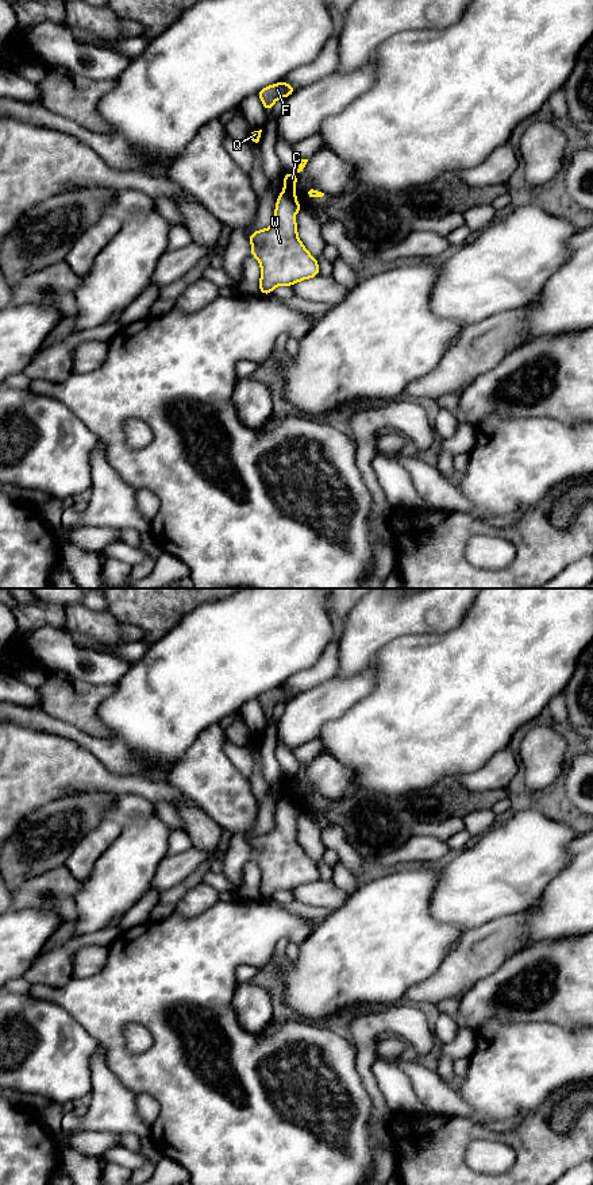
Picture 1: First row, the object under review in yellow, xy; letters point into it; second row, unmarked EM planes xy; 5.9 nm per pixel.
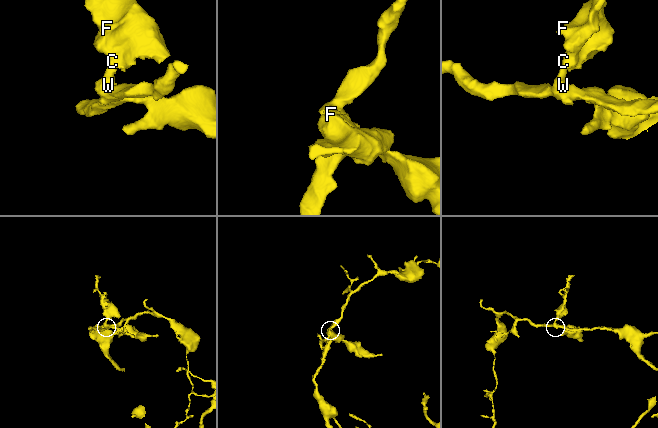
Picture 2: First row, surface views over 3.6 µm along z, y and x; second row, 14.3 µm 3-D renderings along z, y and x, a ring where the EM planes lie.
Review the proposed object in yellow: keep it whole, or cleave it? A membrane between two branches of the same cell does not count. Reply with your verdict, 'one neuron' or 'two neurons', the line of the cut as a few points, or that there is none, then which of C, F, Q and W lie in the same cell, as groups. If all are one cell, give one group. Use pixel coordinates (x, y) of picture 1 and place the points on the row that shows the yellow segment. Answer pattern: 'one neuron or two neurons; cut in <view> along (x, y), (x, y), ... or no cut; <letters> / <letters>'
two neurons; cut in xy along (285, 189), (293, 192); C F Q / W

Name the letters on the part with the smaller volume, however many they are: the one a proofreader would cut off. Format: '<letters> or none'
C, F, Q

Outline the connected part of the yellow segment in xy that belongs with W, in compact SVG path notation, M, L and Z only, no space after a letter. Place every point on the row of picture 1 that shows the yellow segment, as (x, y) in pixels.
M297 192L278 194L272 227L253 232L251 255L261 263L262 294L272 294L276 286L292 286L299 281L319 275L319 263L297 236L293 215L301 211Z

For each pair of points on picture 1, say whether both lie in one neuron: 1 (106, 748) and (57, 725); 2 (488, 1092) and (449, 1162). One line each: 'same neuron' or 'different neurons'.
1: same neuron
2: different neurons

